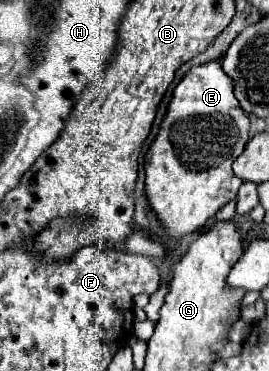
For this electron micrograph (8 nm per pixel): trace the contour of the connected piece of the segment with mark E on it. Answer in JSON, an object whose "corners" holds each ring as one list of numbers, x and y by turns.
{"corners":[[212,59,204,65,192,67,184,79,176,85,172,101,168,103,168,113,160,125,158,137,150,145,144,171,146,171,146,195,150,207,164,223,168,237,182,237,206,225,226,203,236,199,236,193,242,185,232,171,232,163,244,151,250,135,250,119,248,113,242,111,236,95,234,95,234,79,222,71,220,59]]}

